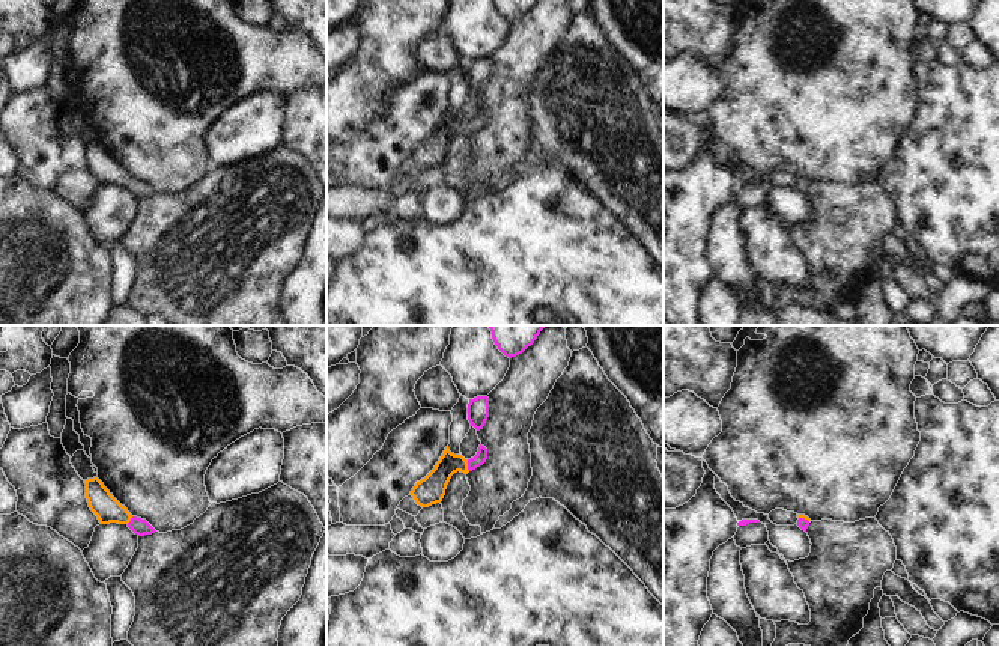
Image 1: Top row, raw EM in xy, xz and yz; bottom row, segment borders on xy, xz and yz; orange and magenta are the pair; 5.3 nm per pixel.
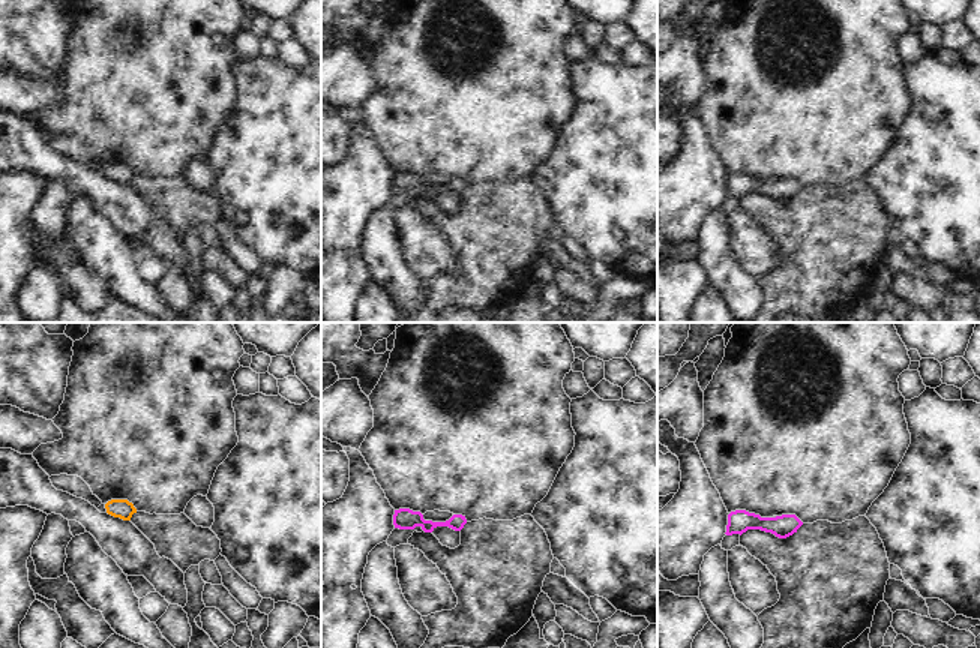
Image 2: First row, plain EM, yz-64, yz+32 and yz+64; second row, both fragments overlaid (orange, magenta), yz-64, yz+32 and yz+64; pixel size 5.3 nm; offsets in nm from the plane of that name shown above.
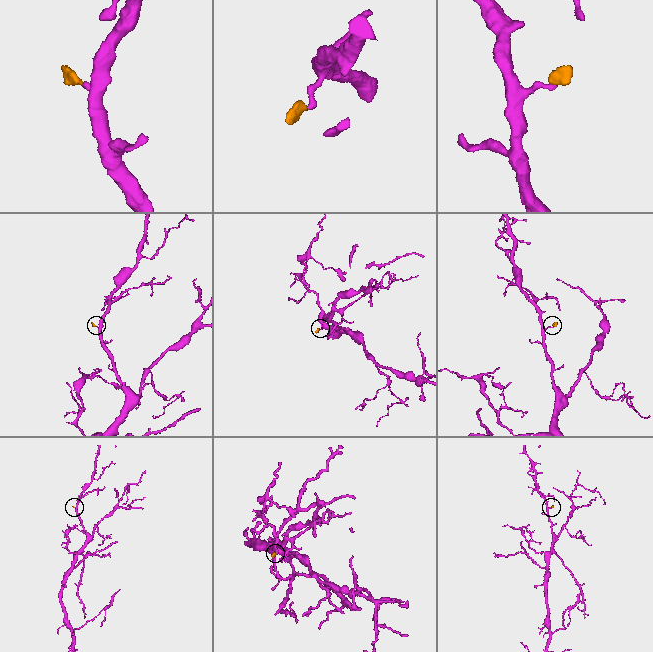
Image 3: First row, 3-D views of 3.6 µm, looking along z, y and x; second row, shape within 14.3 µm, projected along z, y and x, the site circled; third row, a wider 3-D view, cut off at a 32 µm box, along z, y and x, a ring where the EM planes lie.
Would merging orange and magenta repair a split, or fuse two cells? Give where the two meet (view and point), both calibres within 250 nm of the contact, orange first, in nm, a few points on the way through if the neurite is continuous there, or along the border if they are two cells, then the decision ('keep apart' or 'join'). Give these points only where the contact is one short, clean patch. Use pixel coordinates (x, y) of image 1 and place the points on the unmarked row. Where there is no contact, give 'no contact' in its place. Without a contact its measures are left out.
xz (467, 128) | 150/70 nm | across xz (431, 152), (453, 128), (467, 128), (480, 121) | join

